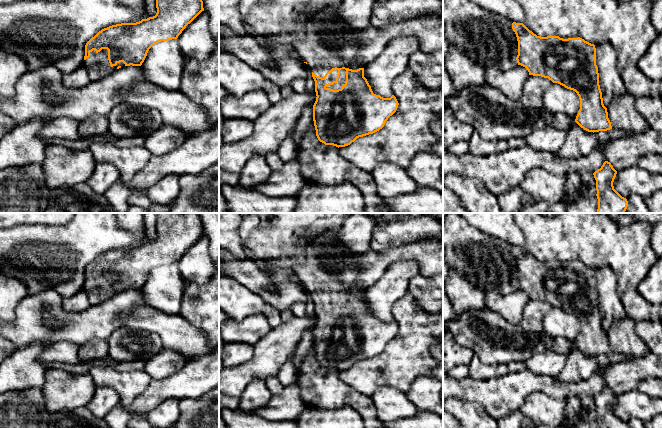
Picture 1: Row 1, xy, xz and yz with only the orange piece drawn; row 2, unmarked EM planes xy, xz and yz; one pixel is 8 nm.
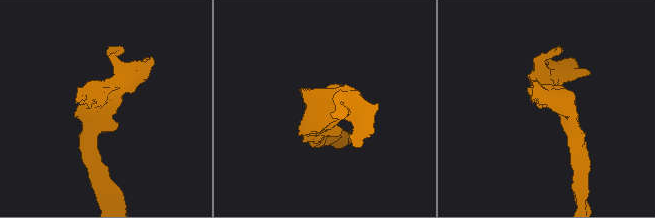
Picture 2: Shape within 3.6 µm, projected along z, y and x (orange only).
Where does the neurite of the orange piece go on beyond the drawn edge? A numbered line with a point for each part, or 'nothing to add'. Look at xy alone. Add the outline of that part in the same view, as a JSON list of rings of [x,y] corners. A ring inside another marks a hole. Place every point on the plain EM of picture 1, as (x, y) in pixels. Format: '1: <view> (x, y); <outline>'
1: xy (98, 290); [[[102,273],[100,276],[93,274],[90,276],[90,281],[83,285],[83,289],[87,292],[88,299],[91,305],[100,304],[115,294],[118,290],[124,291],[123,286],[117,287],[116,290],[111,291],[108,284],[108,274]]]

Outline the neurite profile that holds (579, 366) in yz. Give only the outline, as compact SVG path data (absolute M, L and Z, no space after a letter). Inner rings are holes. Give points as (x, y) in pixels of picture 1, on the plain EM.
M575 347L567 355L567 361L563 370L554 376L558 382L579 382L587 380L593 373L607 368L618 362L635 360L621 353L610 353L607 355L588 356Z

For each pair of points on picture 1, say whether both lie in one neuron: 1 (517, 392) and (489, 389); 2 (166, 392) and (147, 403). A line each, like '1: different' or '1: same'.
1: same
2: same

